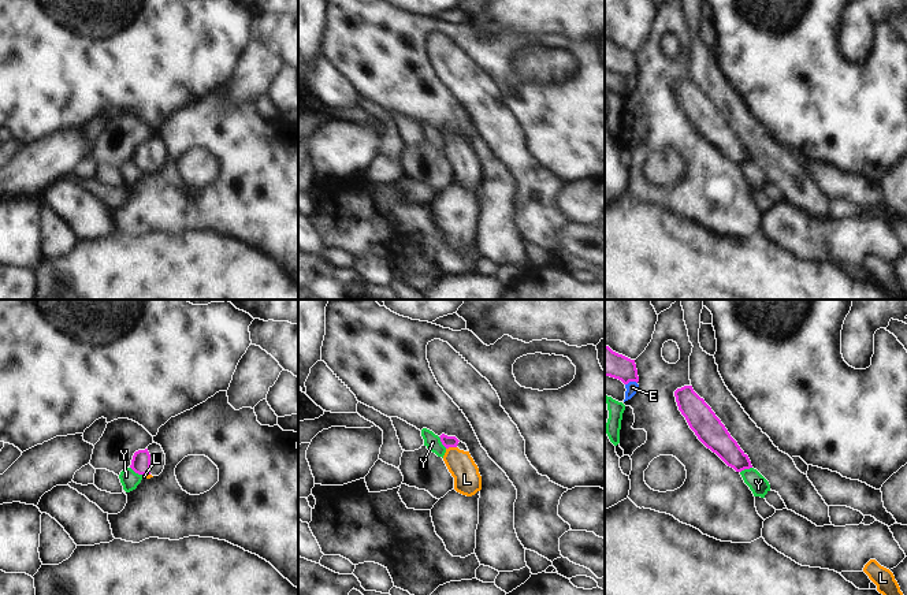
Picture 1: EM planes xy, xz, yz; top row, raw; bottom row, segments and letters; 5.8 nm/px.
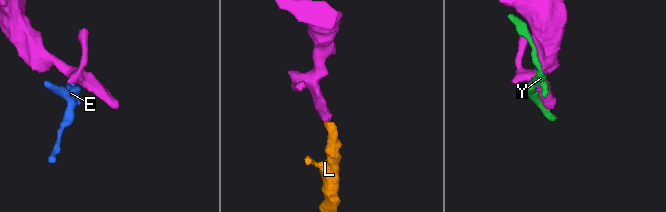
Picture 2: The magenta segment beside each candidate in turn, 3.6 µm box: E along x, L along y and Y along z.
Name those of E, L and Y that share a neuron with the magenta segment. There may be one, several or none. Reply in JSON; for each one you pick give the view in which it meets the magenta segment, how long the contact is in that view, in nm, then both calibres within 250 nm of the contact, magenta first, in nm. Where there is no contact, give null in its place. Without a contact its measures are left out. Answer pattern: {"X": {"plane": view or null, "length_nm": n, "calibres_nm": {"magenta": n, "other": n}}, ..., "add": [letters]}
{"L": {"plane": "xz", "length_nm": 70, "calibres_nm": {"magenta": 70, "other": 160}}, "add": ["L"]}

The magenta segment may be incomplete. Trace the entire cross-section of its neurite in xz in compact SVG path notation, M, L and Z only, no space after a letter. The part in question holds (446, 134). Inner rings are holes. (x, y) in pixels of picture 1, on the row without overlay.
M442 127L442 138L446 141L443 155L454 171L454 183L462 189L472 190L482 183L482 170L469 145L457 141L458 133Z

